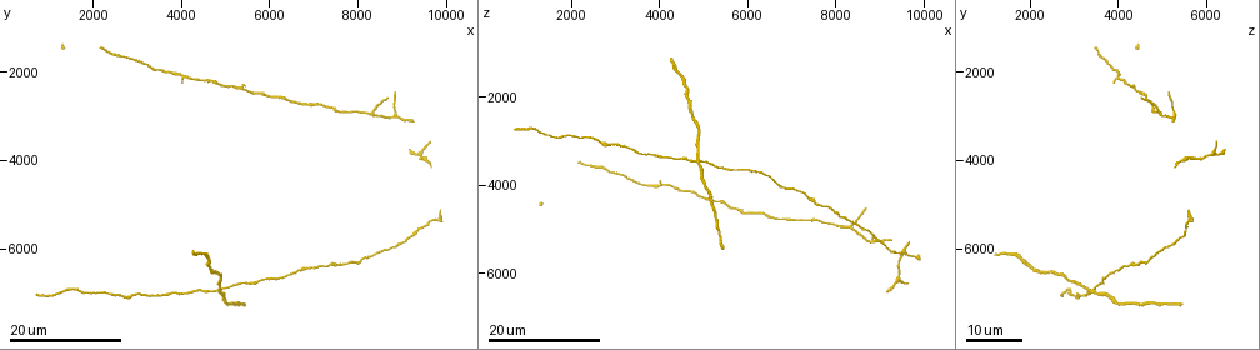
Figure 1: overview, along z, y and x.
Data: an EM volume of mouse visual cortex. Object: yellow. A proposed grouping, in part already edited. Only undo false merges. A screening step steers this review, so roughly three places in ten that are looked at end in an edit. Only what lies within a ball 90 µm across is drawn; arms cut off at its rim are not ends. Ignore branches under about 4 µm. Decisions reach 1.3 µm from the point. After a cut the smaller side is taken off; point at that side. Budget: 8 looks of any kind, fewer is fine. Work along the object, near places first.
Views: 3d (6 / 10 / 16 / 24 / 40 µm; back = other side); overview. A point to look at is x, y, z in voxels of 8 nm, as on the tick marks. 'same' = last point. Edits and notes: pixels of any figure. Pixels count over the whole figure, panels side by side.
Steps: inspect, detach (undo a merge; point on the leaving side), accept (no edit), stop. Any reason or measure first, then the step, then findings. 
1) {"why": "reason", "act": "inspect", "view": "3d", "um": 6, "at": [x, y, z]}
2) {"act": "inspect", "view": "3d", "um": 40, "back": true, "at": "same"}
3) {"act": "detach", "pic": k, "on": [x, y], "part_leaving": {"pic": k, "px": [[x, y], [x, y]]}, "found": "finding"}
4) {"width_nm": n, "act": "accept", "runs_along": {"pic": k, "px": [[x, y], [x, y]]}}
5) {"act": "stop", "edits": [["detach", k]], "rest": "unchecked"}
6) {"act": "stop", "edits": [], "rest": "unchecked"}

{"act": "inspect", "view": "3d", "um": 16, "at": [4000, 2150, 3950]}

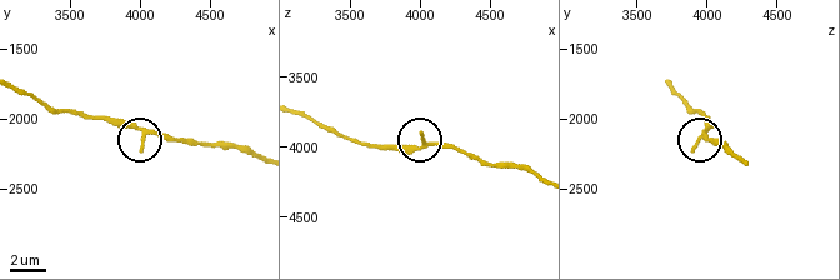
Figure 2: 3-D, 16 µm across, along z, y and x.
{"act": "inspect", "view": "3d", "um": 6, "at": [4040, 2100, 3960]}

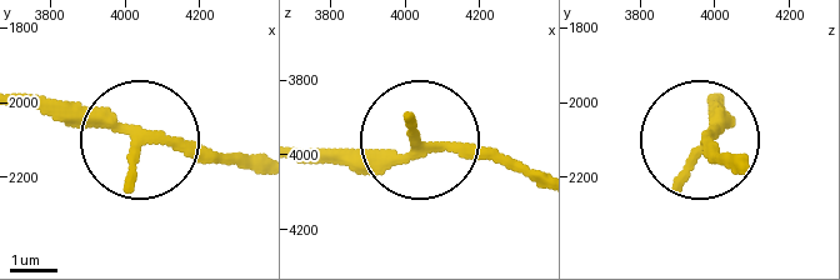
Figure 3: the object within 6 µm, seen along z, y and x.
{"arms": 3, "act": "accept", "runs_along": {"pic": 3, "px": [[534, 179], [426, 143], [391, 159], [308, 159]]}, "found": "continuous, no second neuron"}

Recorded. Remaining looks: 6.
{"why": "three arms meet", "act": "inspect", "view": "3d", "um": 16, "at": [8350, 2950, 4950]}

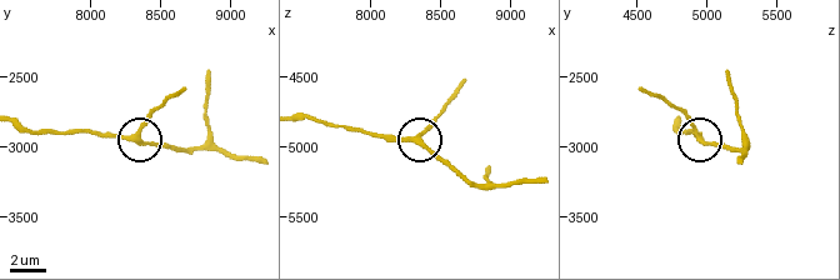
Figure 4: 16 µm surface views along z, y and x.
{"act": "inspect", "view": "3d", "um": 6, "at": [8320, 2940, 4940]}

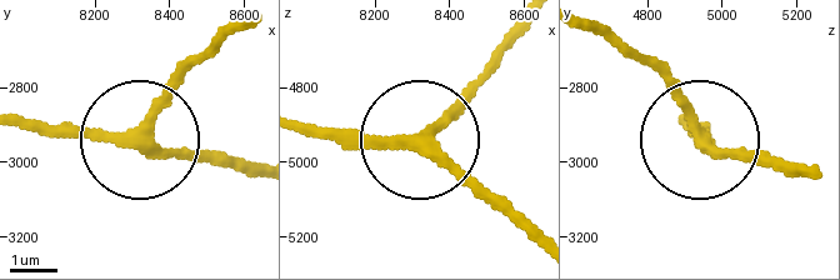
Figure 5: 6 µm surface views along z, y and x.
{"act": "accept", "found": "one neuron here"}

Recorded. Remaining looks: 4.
{"why": "calibre changes", "act": "inspect", "view": "3d", "um": 16, "at": [6900, 6450, 4100]}

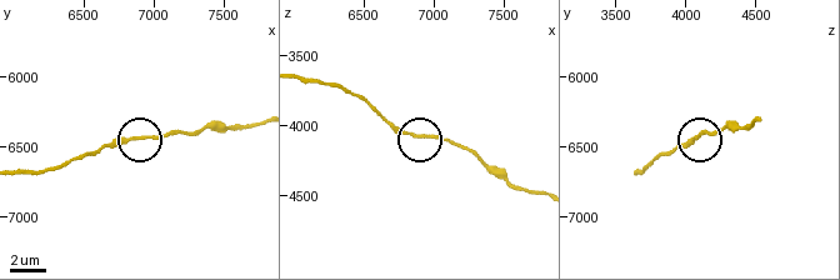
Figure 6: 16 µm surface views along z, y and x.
{"act": "inspect", "view": "3d", "um": 6, "at": [6920, 6420, 4080]}

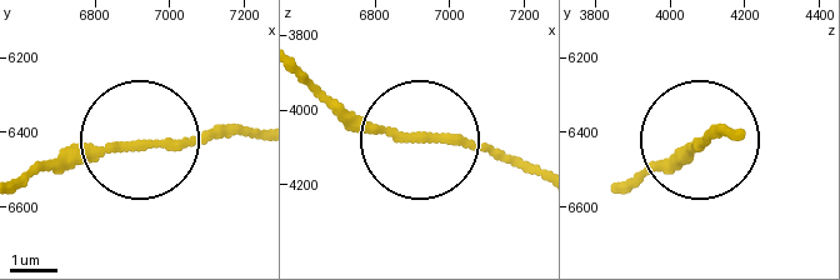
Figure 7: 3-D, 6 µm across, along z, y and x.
{"width_nm": 170, "act": "accept", "runs_along": {"pic": 7, "px": [[738, 130], [654, 166]]}, "found": "all the same neuron"}

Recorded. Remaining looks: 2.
{"why": "looks like a crossing", "act": "inspect", "view": "3d", "um": 16, "at": [4850, 6950, 3450]}

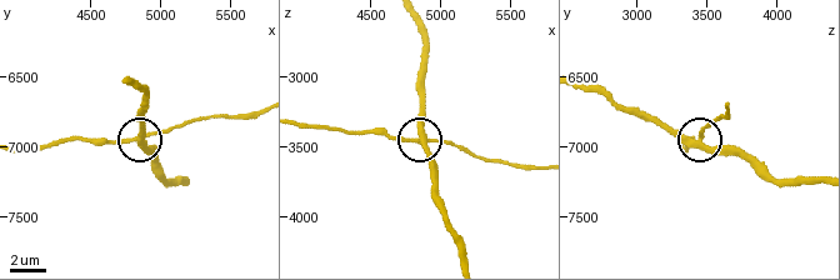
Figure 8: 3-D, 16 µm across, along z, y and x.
{"act": "inspect", "view": "3d", "um": 10, "at": [4840, 6960, 3400]}

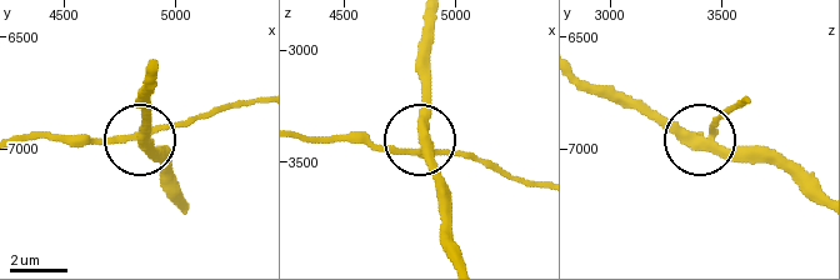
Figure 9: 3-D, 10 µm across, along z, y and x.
{"width_nm": 340, "act": "detach", "pic": 9, "on": [419, 110], "part_leaving": {"pic": 9, "px": [[431, 145], [431, 25]]}, "found": "a second neuron is stuck on"}

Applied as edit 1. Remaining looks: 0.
{"act": "stop", "edits": [["detach", 9]], "rest": "unchecked"}

